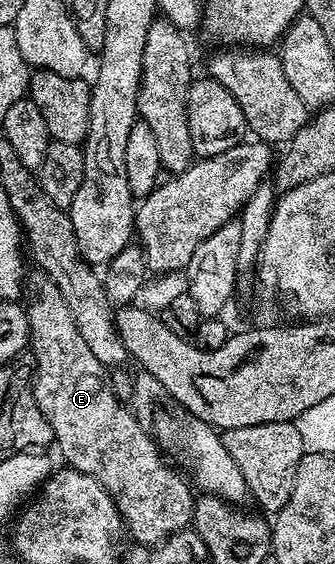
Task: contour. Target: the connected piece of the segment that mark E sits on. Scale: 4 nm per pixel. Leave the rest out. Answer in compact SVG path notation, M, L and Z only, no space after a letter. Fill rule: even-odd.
M34 271L34 274L29 274L28 277L28 297L30 293L30 305L25 306L26 318L28 319L28 327L30 328L30 343L28 346L29 352L34 352L34 365L32 364L32 384L34 387L34 398L40 407L40 411L44 415L44 419L48 419L48 423L54 432L53 444L58 445L58 449L62 452L62 457L67 466L76 471L80 471L84 475L92 475L92 479L96 479L104 488L108 490L111 497L118 505L118 510L122 516L125 528L135 538L133 539L137 544L147 547L157 546L159 543L171 537L173 533L178 533L180 530L187 528L194 520L194 502L196 500L196 493L188 484L187 478L177 473L168 462L162 458L162 453L158 450L159 442L145 429L144 426L138 422L138 417L133 413L133 408L127 407L120 399L113 394L112 383L110 382L110 374L107 366L100 363L100 359L96 359L96 355L92 355L92 351L88 347L88 343L84 343L84 335L80 335L80 331L76 327L76 319L72 319L72 311L68 311L68 303L64 303L64 295L60 295L60 291L56 287L56 283L52 283L52 279L46 276L41 271Z

